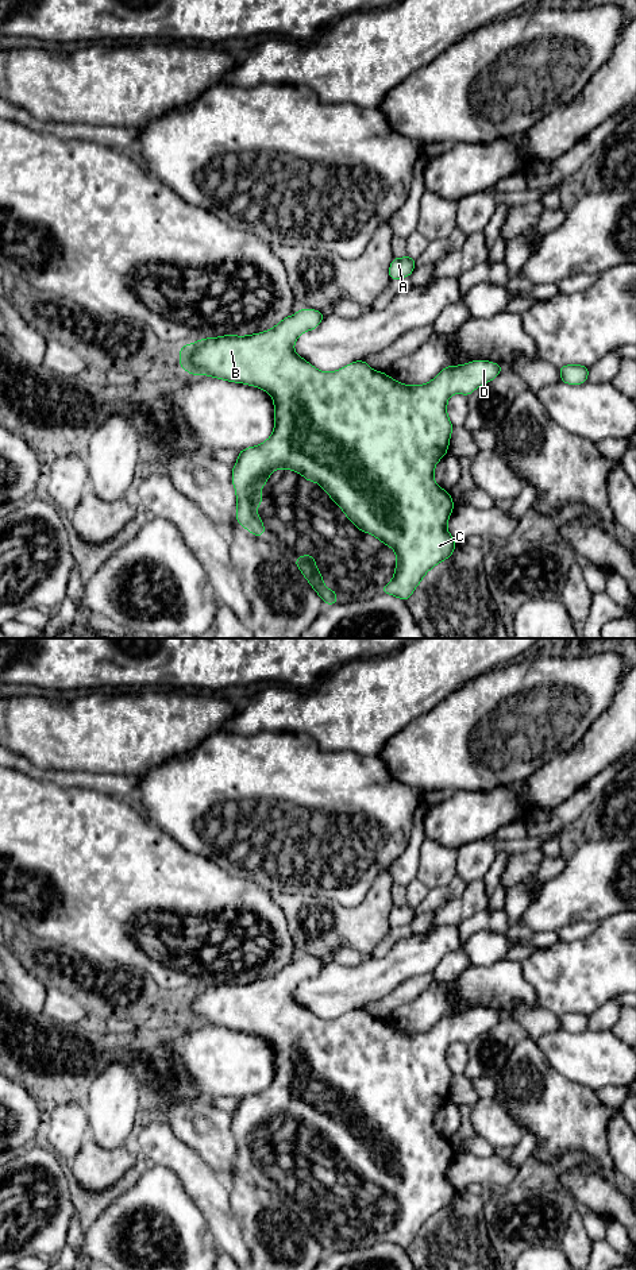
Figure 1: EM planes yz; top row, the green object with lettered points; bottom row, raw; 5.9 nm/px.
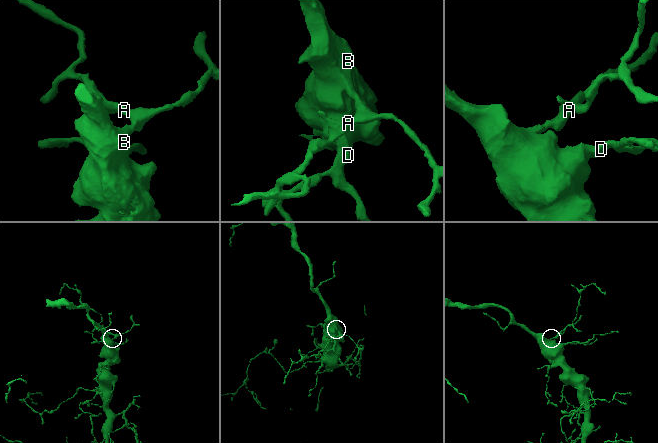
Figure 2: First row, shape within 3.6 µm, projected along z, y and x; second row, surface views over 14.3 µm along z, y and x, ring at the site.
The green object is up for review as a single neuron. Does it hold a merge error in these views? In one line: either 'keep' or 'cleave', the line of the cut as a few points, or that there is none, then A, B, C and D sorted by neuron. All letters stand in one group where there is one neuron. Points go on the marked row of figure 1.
keep | no cut | A B C D

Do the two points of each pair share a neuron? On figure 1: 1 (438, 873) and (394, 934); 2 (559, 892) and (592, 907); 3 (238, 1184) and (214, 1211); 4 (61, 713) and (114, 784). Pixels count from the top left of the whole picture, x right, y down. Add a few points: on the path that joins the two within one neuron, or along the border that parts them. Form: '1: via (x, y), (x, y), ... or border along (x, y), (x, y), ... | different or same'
1: border along (455, 873), (447, 884), (430, 890) | different
2: via (567, 895), (579, 895), (584, 899) | same
3: via (231, 1191), (220, 1204) | same
4: border along (72, 772), (112, 772), (135, 776) | different

